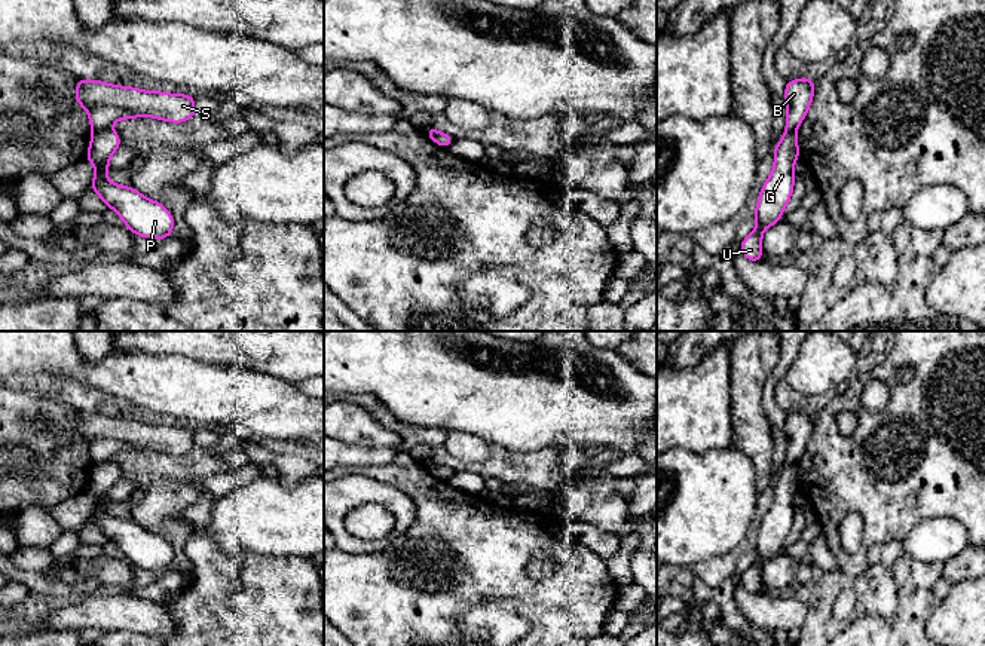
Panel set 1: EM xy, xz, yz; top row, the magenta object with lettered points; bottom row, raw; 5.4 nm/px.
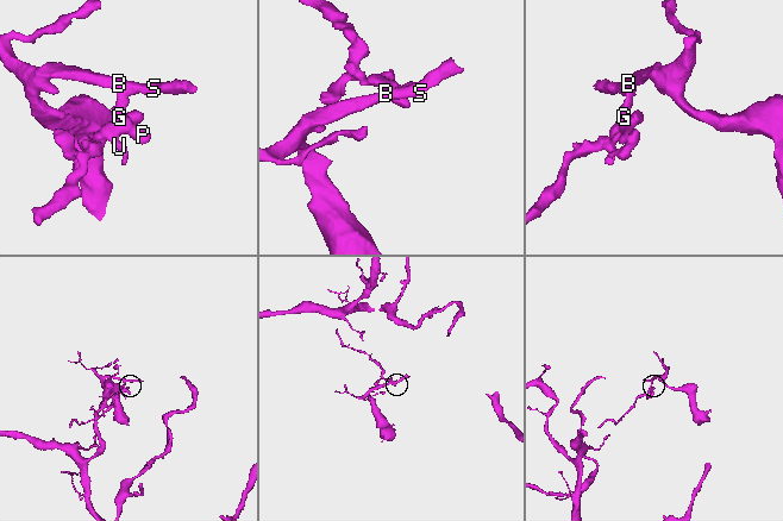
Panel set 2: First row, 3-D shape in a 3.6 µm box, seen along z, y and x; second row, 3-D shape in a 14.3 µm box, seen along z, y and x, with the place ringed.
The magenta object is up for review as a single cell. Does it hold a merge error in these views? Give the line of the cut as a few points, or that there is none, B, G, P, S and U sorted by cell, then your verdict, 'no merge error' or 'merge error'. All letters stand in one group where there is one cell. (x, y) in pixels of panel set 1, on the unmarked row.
cut xy (107, 459), (94, 464); groups B S / G P U; merge error

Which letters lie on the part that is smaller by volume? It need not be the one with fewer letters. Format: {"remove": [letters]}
{"remove": ["G", "P", "U"]}

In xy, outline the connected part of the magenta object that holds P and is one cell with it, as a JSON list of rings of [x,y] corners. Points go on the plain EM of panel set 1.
[[[107,460],[92,465],[91,478],[85,489],[85,493],[92,495],[97,503],[91,520],[137,569],[156,572],[171,569],[175,554],[162,536],[143,529],[134,520],[114,517],[105,509],[110,489],[119,480],[120,469],[116,463]]]

